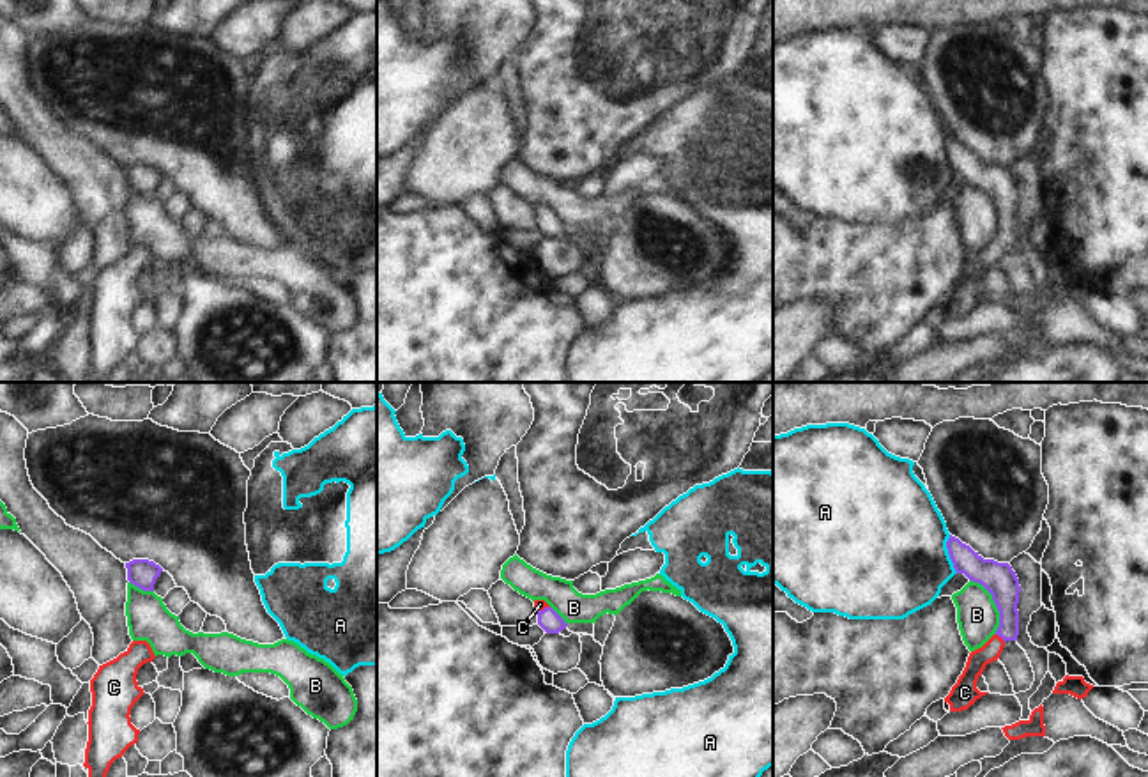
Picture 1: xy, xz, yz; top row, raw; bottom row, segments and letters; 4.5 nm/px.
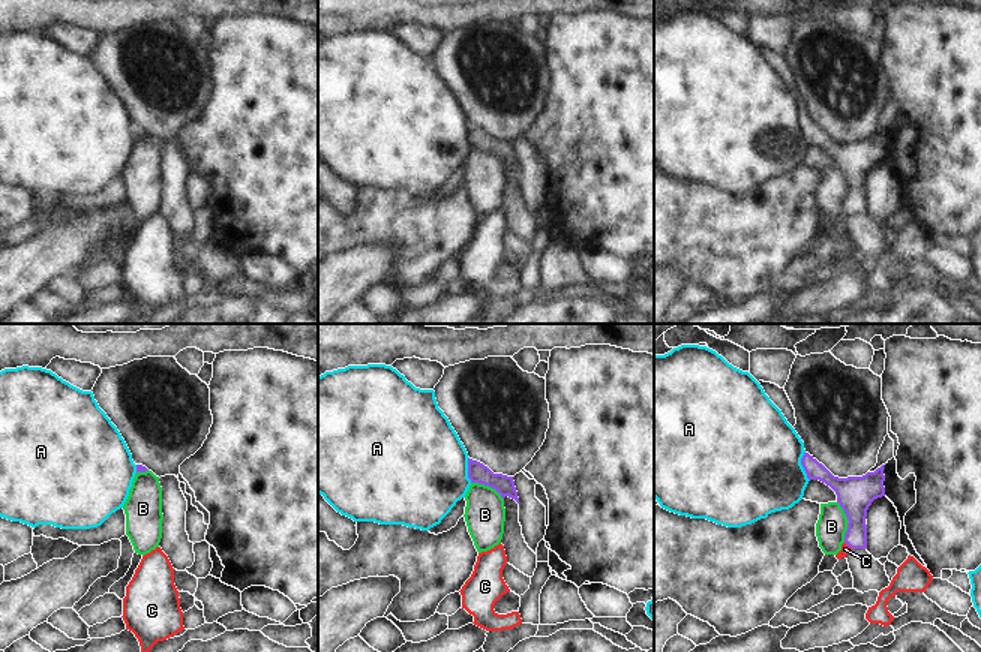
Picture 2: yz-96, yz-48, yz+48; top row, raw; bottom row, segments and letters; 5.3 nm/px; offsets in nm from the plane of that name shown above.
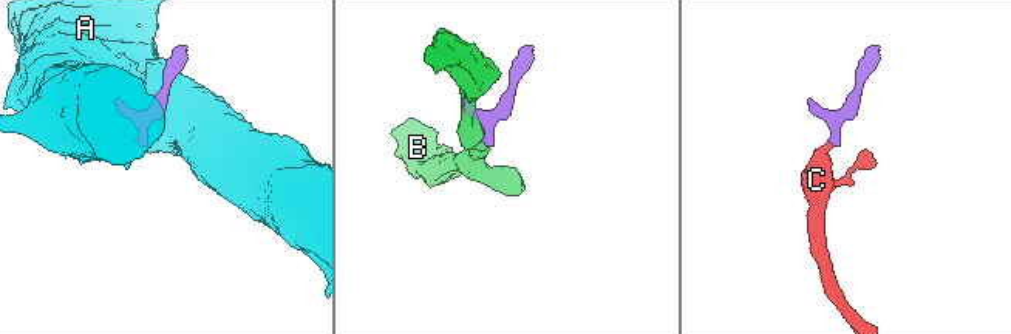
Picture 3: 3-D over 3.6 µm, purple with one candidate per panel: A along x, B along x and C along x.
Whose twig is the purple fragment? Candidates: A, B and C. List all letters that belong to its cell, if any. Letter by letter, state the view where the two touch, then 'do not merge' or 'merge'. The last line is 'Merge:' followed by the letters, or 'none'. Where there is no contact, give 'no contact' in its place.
A: meets purple in yz; do not merge
B: meets purple in yz; do not merge
C: meets purple in yz; merge
Merge: C

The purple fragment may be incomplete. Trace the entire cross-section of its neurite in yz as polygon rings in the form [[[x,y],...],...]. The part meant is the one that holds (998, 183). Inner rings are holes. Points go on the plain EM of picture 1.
[[[952,140],[946,152],[957,177],[964,177],[969,184],[982,188],[999,214],[999,230],[996,237],[978,253],[971,255],[962,278],[952,290],[945,306],[950,315],[962,315],[975,308],[976,303],[989,296],[980,296],[976,285],[987,267],[999,262],[1006,244],[1017,244],[1019,239],[1019,182],[1008,166],[983,163],[969,149]]]

